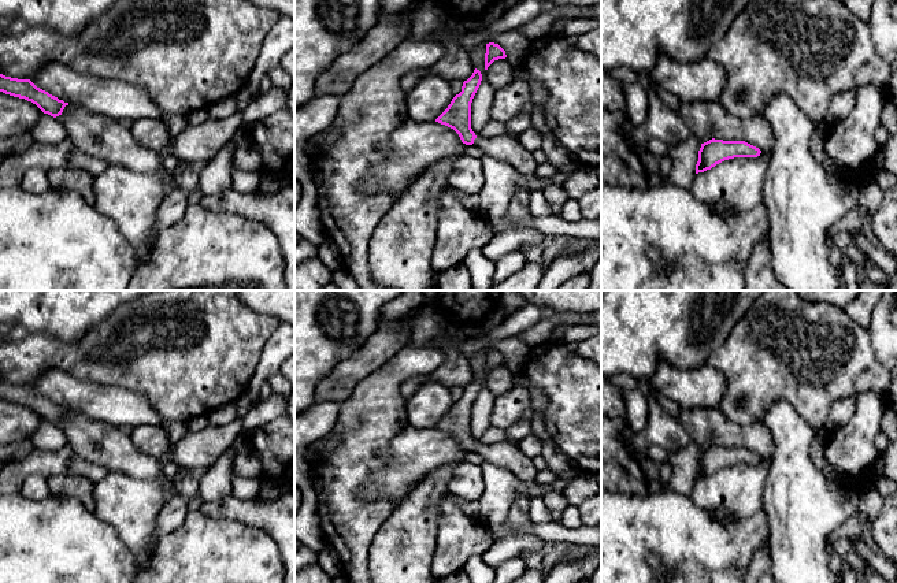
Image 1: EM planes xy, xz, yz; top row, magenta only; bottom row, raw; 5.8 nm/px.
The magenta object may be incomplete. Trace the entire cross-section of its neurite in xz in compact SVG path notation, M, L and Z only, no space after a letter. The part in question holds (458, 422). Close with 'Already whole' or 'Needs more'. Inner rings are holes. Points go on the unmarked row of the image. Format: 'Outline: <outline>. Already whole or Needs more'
Outline: M474 376L472 382L463 389L462 398L456 401L448 415L435 428L453 435L463 450L471 452L474 458L489 461L496 467L514 472L525 482L534 483L537 469L533 458L525 456L516 442L505 441L494 445L477 442L471 435L471 409L481 391L482 380Z. Needs more

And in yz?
Outline: M709 446L701 450L696 480L711 476L716 471L734 464L757 464L761 457L745 448Z. Already whole

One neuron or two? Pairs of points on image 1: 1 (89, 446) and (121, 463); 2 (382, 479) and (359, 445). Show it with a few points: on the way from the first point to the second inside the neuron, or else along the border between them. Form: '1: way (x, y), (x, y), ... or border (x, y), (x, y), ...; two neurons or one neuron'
1: way (97, 446), (104, 446), (112, 455); one neuron
2: border (392, 442), (385, 464), (362, 486), (369, 501); two neurons

